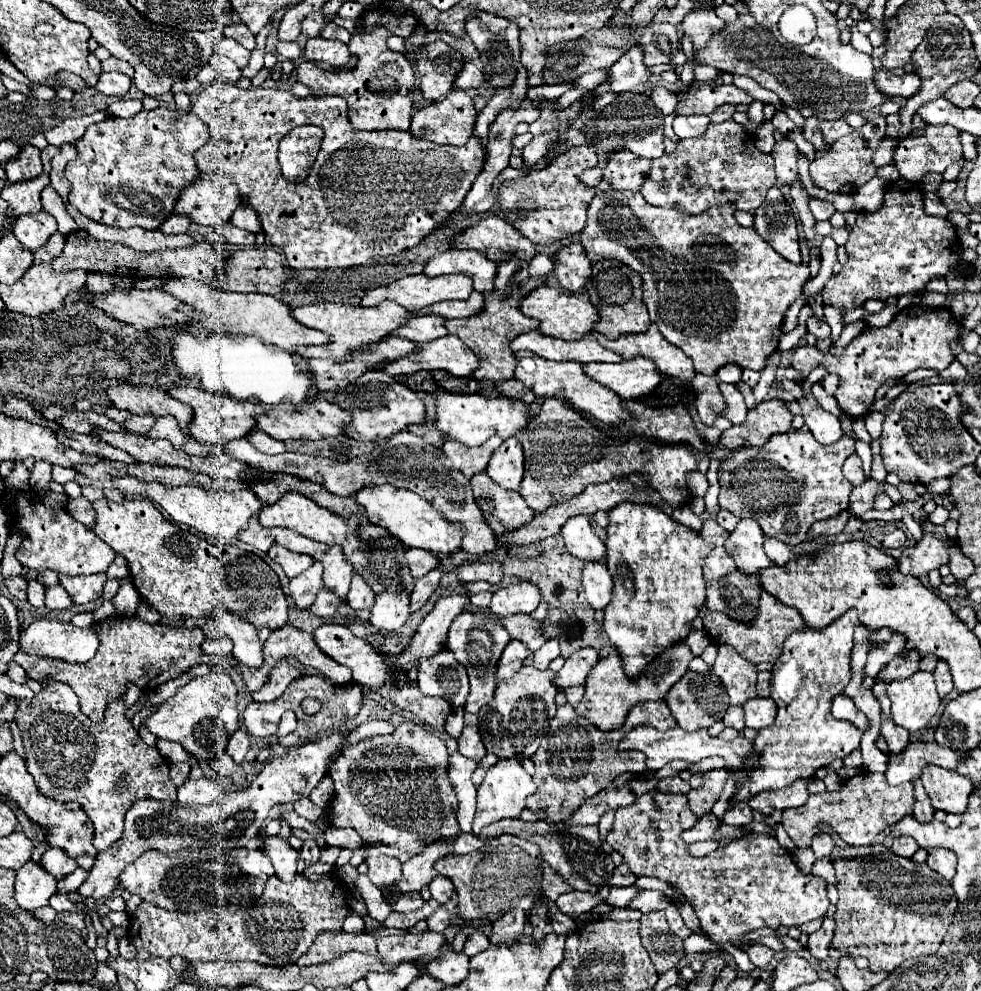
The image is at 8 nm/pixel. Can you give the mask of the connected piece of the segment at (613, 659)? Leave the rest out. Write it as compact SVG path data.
M677 641L675 645L669 645L667 649L663 649L649 665L647 671L639 673L637 677L629 677L623 669L623 661L617 655L617 651L609 653L605 659L599 659L599 663L595 665L595 669L591 669L587 683L585 683L585 695L583 699L575 705L575 711L583 717L587 717L593 725L597 725L599 729L615 729L621 727L625 721L625 715L629 713L629 709L641 701L655 701L655 699L663 699L667 695L667 691L687 673L689 663L695 655L691 653L687 641Z

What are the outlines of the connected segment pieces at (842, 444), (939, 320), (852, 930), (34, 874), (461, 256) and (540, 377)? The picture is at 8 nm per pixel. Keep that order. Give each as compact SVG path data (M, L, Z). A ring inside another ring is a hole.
M793 429L787 433L775 433L763 447L743 447L735 451L725 463L719 467L719 507L731 511L739 519L755 519L765 535L777 537L785 543L799 545L807 539L809 527L819 519L829 519L839 515L849 507L849 495L853 485L845 481L841 467L843 461L855 453L855 443L851 437L843 435L839 441L831 445L821 445L815 437L805 429Z
M907 307L895 315L895 319L881 329L869 327L863 333L859 333L843 351L843 355L823 355L817 347L801 345L795 349L793 355L793 367L801 373L799 381L805 381L809 371L817 365L825 365L829 373L839 375L839 389L835 391L835 399L839 401L841 411L847 417L861 417L871 411L875 391L887 383L889 379L901 379L907 373L925 367L941 371L949 367L949 363L955 359L951 351L951 343L959 339L961 325L955 321L953 313L949 309L941 307Z
M885 851L879 855L833 861L837 877L837 921L831 947L847 957L867 957L871 971L891 973L911 957L931 955L943 941L953 921L957 899L951 883L929 869L927 863L915 863Z
M27 861L17 871L15 881L15 901L25 911L35 911L37 907L47 905L49 897L57 891L57 879L47 873L39 861Z
M445 251L433 255L423 269L423 275L437 277L447 273L465 273L473 279L473 287L479 293L487 293L493 289L495 279L495 261L489 261L479 251Z
M529 350L519 351L517 356L519 363L515 369L515 379L523 381L525 387L529 387L537 397L545 397L545 395L557 397L557 399L569 403L573 409L577 409L597 421L603 421L603 423L619 423L619 421L625 421L631 417L621 407L621 399L615 393L611 393L611 389L595 383L591 377L587 377L583 373L581 363L577 363L577 361L551 361L551 359L534 355Z

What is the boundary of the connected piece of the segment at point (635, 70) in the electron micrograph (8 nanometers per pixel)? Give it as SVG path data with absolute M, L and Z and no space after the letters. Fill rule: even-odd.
M633 45L627 53L623 53L621 59L611 67L611 77L611 91L617 95L633 91L637 85L647 83L651 79L651 71L643 63L643 49L639 49L639 45Z

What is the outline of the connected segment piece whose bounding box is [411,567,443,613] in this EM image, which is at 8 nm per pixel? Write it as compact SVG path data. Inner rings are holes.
M435 567L431 569L427 575L423 575L421 579L415 581L415 589L411 593L411 613L419 611L423 607L423 603L431 597L431 593L437 589L439 579L443 577L443 567Z

